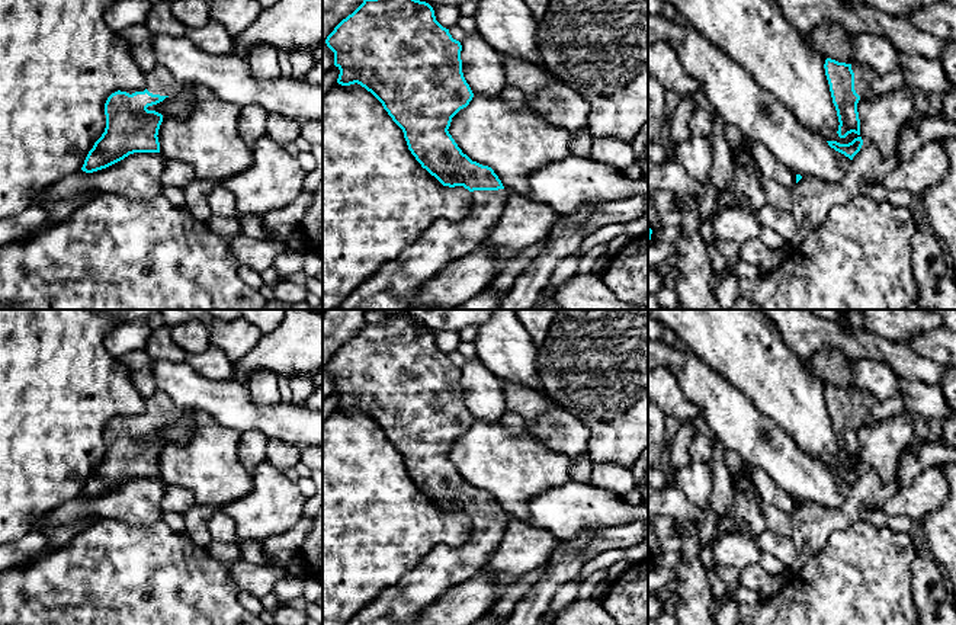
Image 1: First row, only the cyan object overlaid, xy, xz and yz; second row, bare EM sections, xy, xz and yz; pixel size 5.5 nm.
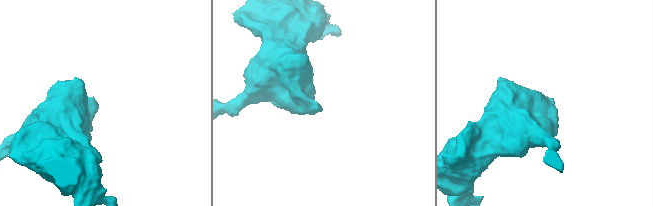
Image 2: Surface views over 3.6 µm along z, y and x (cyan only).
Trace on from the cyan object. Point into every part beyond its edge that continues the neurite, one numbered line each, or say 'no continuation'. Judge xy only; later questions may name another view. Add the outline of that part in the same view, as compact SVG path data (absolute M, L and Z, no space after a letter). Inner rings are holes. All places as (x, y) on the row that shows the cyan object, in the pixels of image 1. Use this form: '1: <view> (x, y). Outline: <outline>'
1: xy (159, 80). Outline: M157 64L145 74L145 89L153 94L170 97L174 96L180 87L182 86L164 65Z

